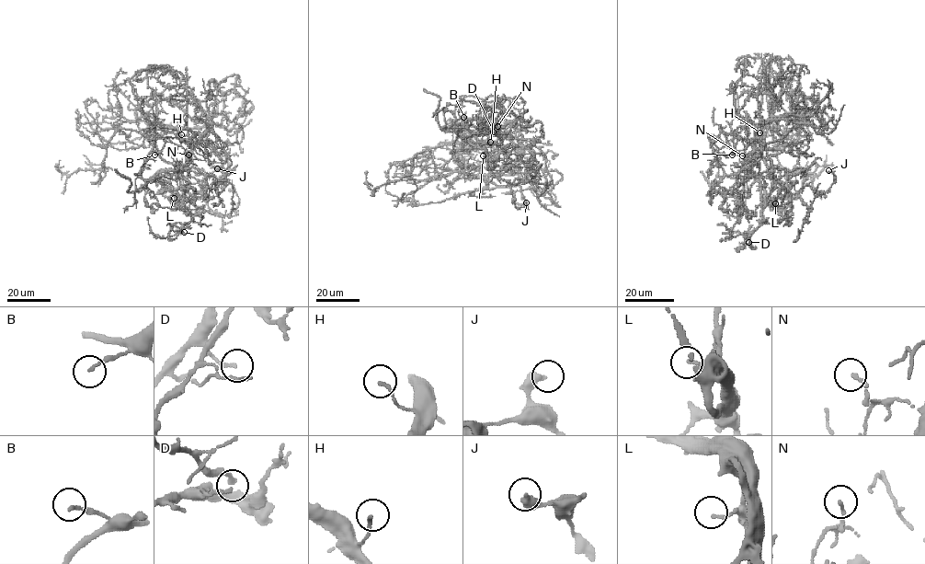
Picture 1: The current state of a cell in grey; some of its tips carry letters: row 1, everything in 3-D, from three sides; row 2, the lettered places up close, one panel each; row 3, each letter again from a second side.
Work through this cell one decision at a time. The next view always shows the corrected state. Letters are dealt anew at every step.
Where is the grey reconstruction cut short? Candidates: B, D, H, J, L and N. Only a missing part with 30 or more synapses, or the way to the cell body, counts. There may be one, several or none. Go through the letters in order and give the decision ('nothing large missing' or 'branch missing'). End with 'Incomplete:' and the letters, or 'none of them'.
B: nothing large missing
D: nothing large missing
H: nothing large missing
J: nothing large missing
L: nothing large missing
N: nothing large missing
Incomplete: none of them

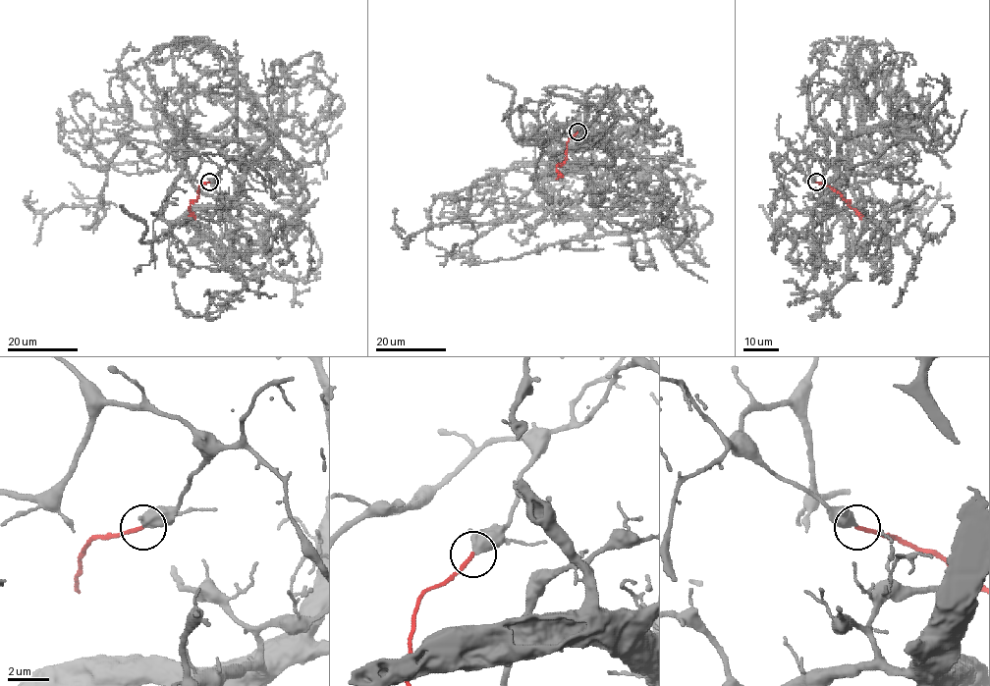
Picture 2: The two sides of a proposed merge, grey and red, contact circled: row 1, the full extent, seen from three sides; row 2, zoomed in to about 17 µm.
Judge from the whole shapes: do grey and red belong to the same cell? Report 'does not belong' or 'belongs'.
belongs

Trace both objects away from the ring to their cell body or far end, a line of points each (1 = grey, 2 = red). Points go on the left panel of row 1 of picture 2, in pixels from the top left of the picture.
1: (209, 182), (248, 148), (244, 166), (249, 161), (274, 125), (260, 136), (94, 167)
2: (209, 182), (198, 186), (198, 198), (190, 205), (189, 210), (195, 219)

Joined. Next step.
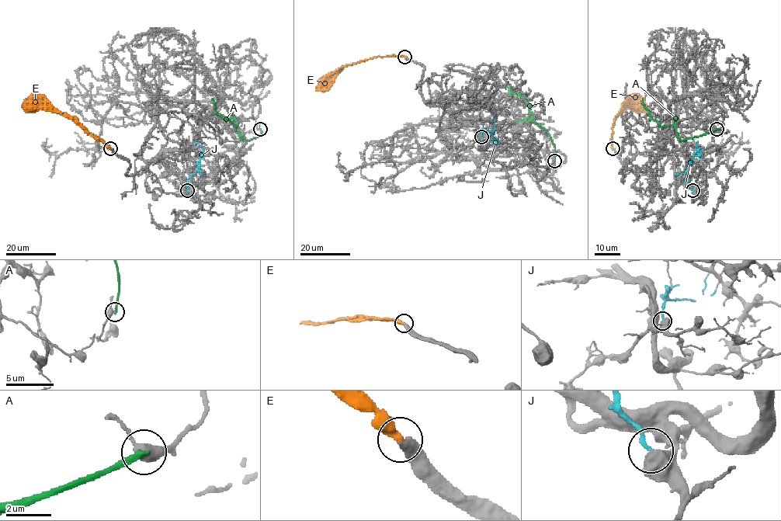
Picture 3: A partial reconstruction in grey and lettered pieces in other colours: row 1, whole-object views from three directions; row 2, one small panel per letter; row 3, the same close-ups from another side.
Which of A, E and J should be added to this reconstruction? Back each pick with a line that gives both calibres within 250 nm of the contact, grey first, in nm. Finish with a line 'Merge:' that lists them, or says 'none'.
E: calibres 360 and 380 nm
Merge: E

